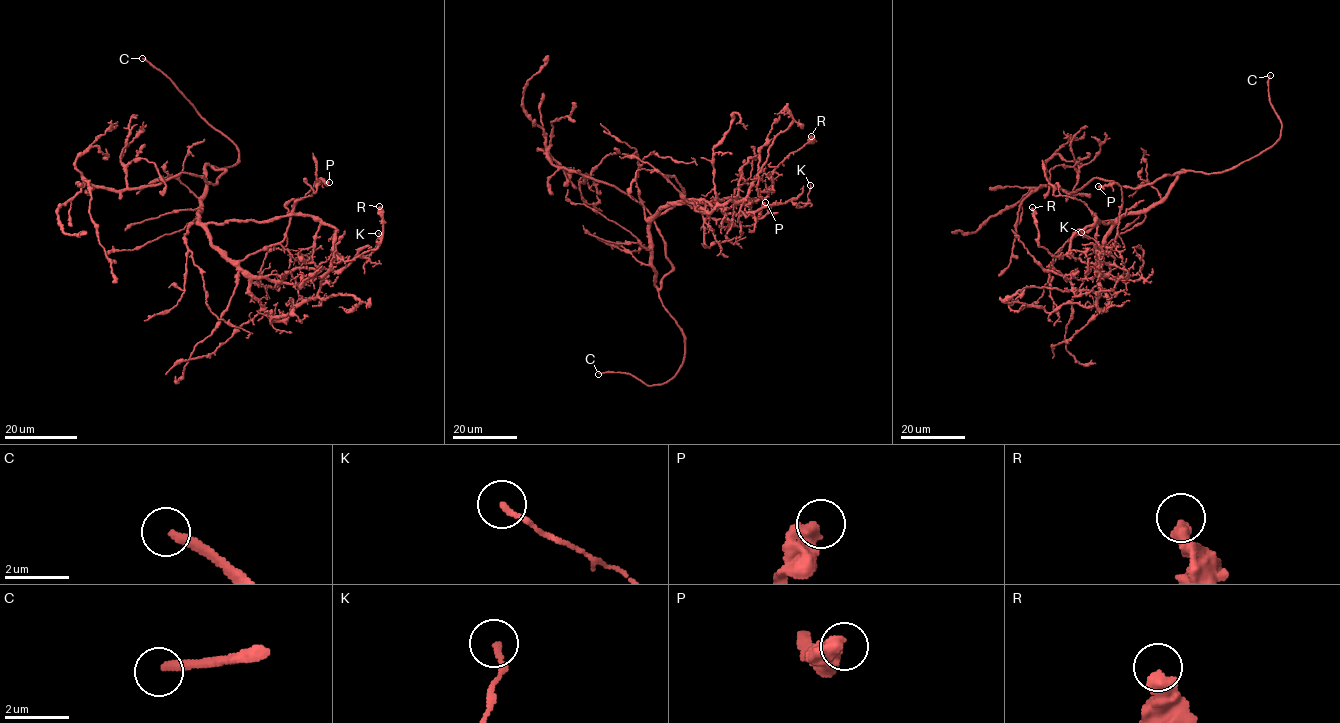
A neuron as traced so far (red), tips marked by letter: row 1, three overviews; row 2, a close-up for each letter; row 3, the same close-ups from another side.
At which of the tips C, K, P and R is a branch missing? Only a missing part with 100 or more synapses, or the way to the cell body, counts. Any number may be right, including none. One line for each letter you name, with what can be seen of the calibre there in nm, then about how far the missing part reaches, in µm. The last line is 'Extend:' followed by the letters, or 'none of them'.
C: calibre 280 nm; missing 15 µm
Extend: C

